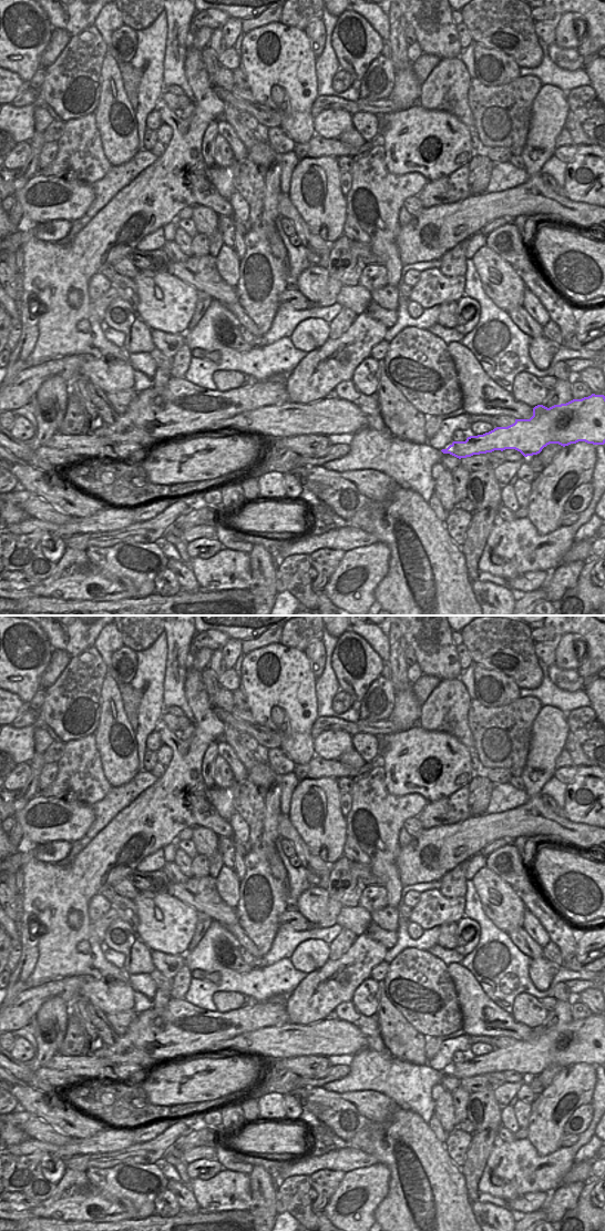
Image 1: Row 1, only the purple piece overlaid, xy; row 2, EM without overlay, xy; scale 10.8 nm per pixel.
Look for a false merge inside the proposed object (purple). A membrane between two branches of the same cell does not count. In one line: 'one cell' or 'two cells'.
one cell

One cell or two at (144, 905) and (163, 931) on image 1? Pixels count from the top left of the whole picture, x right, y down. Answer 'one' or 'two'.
one

